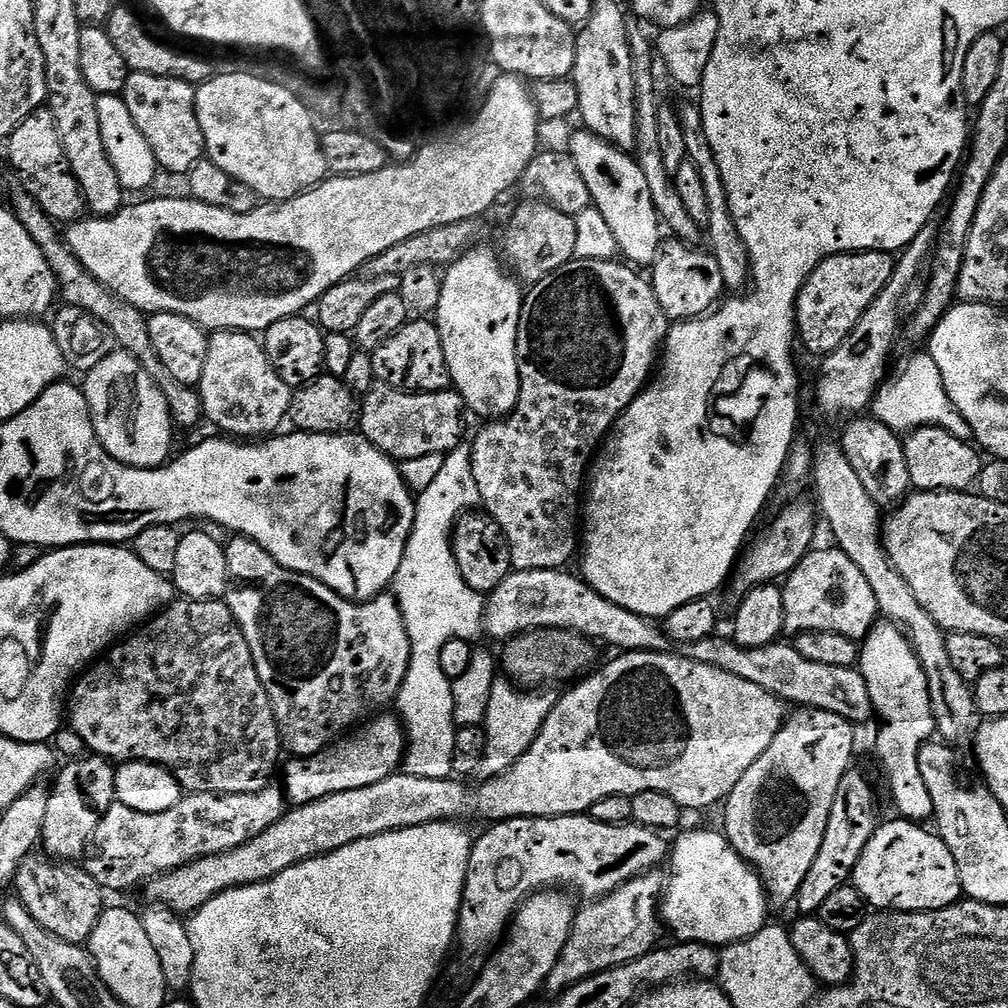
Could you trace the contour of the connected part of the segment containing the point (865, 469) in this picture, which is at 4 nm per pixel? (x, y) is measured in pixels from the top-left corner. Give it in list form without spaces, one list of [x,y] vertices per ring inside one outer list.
[[[856,418],[844,428],[844,453],[850,458],[850,464],[858,473],[866,494],[874,498],[881,510],[891,510],[904,501],[904,497],[913,491],[910,482],[910,470],[906,467],[904,441],[890,426],[875,418]]]

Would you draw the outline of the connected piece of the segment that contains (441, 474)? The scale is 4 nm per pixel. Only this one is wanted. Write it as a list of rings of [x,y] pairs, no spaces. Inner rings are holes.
[[[462,442],[439,464],[440,469],[433,474],[424,493],[415,497],[414,526],[394,581],[394,595],[406,622],[406,634],[410,634],[410,666],[395,698],[394,708],[397,708],[395,711],[406,733],[403,771],[418,778],[446,780],[452,776],[458,725],[454,718],[452,681],[442,674],[440,655],[446,642],[472,642],[476,635],[484,632],[486,600],[481,593],[466,586],[466,578],[462,578],[462,570],[458,570],[452,553],[452,530],[457,520],[480,504],[471,447]]]

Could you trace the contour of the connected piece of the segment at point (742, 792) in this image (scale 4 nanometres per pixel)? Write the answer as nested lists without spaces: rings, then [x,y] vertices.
[[[806,708],[797,713],[797,716],[789,715],[785,719],[766,754],[762,754],[746,774],[742,774],[738,786],[734,786],[723,805],[722,831],[737,854],[756,869],[773,909],[784,908],[787,904],[789,907],[798,890],[802,890],[802,881],[810,866],[814,866],[814,858],[818,858],[818,850],[822,847],[826,822],[830,822],[830,806],[834,806],[838,794],[838,782],[842,782],[848,769],[853,767],[852,751],[856,748],[857,729],[851,720],[820,708]]]

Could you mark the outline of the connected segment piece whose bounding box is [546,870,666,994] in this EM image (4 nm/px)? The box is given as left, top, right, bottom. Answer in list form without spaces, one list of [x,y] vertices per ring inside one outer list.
[[[660,870],[644,872],[618,890],[600,900],[581,907],[572,923],[570,938],[554,966],[546,985],[549,993],[559,994],[572,984],[582,982],[599,972],[617,968],[642,958],[661,943],[661,908],[666,887],[665,873]]]

